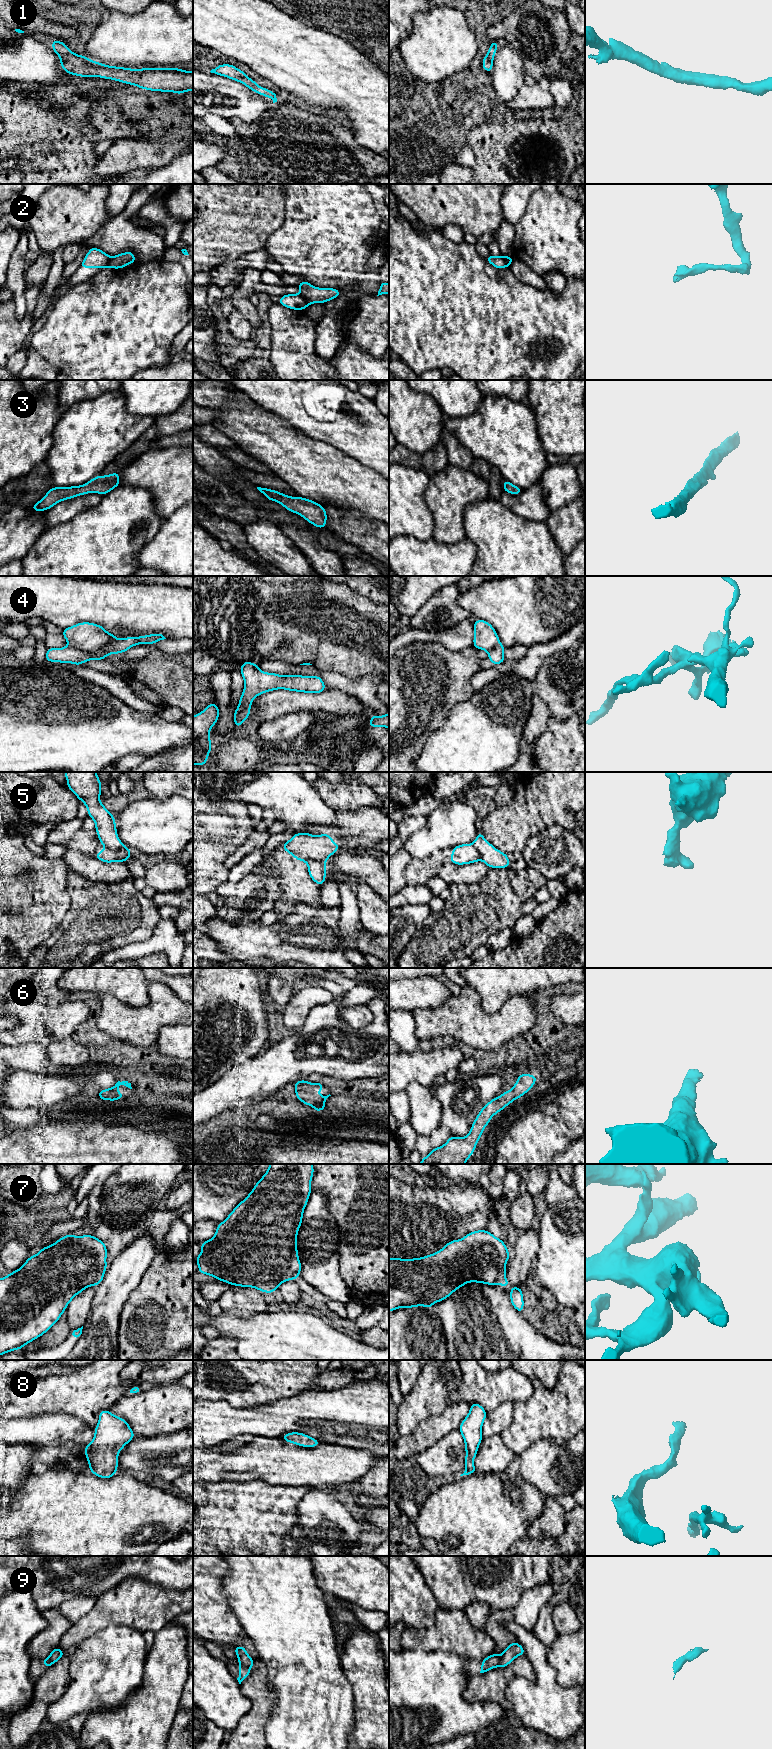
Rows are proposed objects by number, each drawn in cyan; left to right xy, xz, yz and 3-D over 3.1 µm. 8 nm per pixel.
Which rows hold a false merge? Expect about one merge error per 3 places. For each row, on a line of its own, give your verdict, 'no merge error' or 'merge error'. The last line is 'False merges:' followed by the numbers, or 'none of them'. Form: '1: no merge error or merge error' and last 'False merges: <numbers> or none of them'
1: no merge error
2: merge error
3: no merge error
4: merge error
5: merge error
6: no merge error
7: merge error
8: no merge error
9: merge error
False merges: 2, 4, 5, 7, 9

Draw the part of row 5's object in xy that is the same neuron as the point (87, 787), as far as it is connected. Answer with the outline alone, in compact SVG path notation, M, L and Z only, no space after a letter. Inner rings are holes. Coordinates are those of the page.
M64 772L68 789L71 790L78 800L81 800L88 811L88 817L95 821L95 830L98 839L102 845L113 850L127 848L119 839L116 829L116 822L114 815L109 812L105 806L100 802L100 794L102 785L96 772Z

